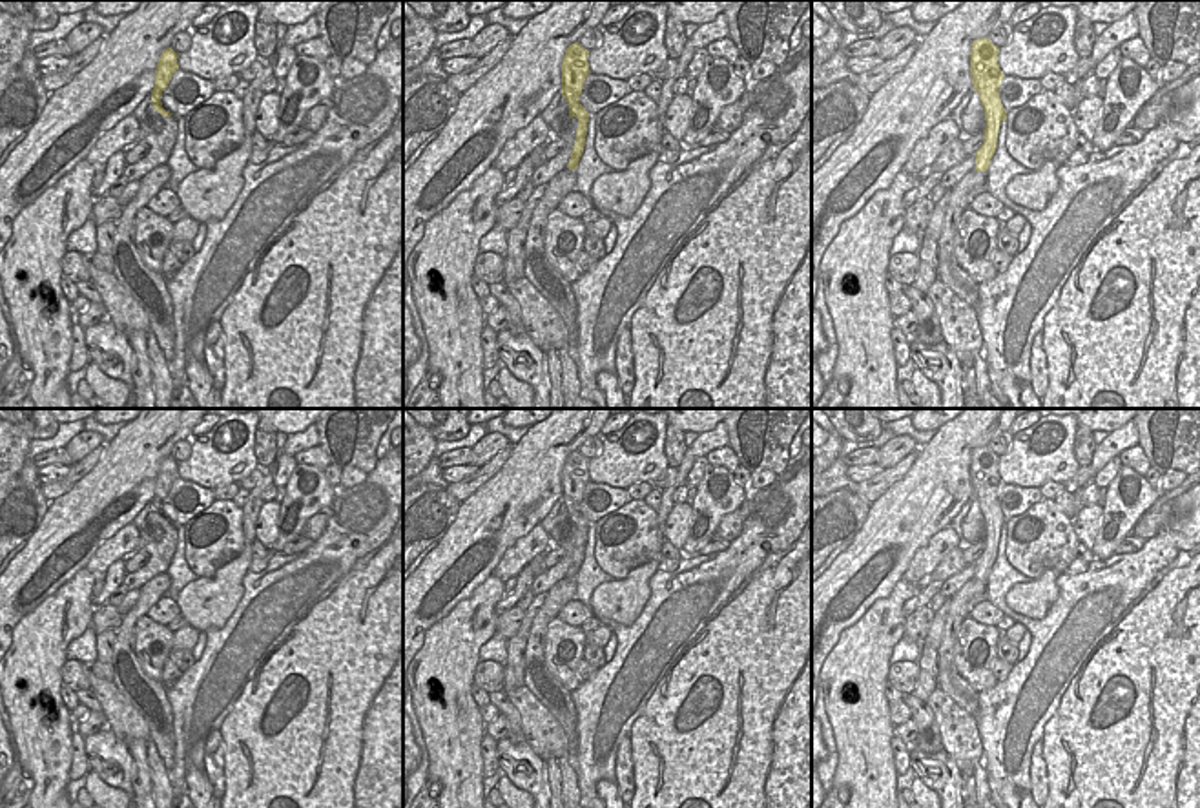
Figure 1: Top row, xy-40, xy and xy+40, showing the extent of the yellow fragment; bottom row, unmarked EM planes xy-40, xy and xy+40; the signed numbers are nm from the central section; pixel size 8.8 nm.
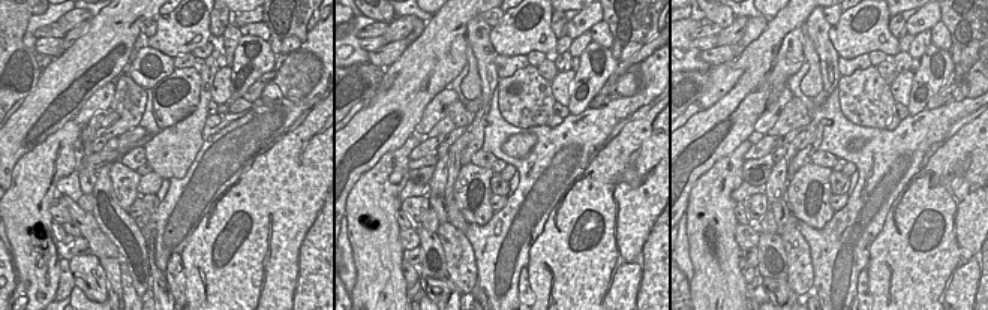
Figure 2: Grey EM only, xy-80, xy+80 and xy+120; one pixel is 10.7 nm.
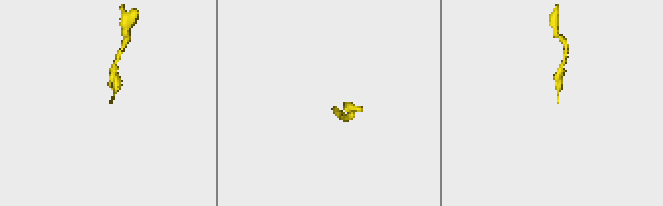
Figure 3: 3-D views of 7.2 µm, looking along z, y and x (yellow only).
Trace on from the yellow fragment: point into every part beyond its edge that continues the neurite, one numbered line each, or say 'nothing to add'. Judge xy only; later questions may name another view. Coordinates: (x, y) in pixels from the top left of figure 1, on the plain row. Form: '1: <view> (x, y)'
nothing to add

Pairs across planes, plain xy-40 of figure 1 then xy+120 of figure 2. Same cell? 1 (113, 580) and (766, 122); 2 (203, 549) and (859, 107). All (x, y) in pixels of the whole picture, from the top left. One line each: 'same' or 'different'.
1: different
2: same

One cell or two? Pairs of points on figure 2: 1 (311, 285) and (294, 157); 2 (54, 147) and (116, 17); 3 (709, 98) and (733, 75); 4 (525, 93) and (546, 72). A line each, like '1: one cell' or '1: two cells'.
1: one cell
2: two cells
3: one cell
4: two cells

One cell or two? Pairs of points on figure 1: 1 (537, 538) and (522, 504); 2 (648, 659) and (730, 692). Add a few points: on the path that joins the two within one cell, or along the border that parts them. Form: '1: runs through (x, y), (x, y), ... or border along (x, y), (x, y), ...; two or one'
1: border along (538, 524), (522, 535), (502, 559); two
2: border along (697, 637), (670, 666), (644, 704); two

